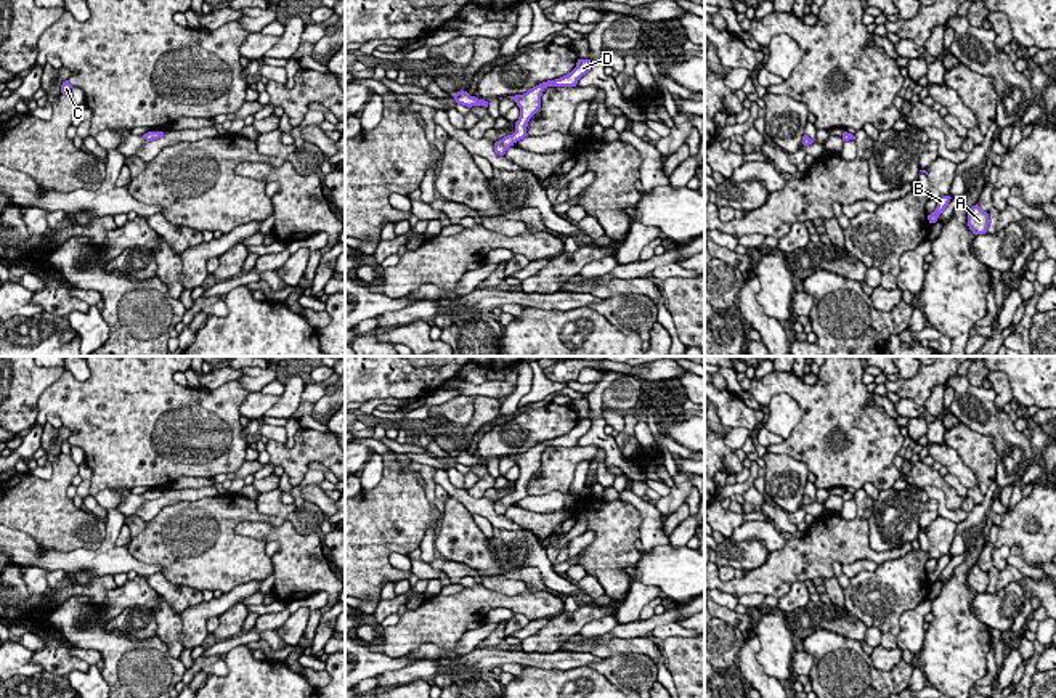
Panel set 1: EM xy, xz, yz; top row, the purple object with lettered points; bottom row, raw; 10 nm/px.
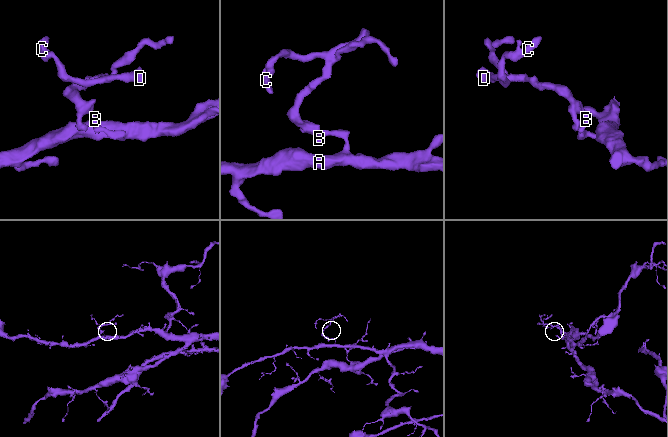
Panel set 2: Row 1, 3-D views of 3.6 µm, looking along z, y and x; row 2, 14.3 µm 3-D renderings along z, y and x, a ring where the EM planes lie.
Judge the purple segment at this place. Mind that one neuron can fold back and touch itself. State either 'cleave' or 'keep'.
keep

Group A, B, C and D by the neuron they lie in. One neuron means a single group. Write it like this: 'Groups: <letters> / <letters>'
Groups: A B C D

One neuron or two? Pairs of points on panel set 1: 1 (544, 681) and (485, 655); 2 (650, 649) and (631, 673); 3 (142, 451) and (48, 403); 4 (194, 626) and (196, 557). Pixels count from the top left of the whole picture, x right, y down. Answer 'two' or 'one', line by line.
1: two
2: two
3: one
4: two

